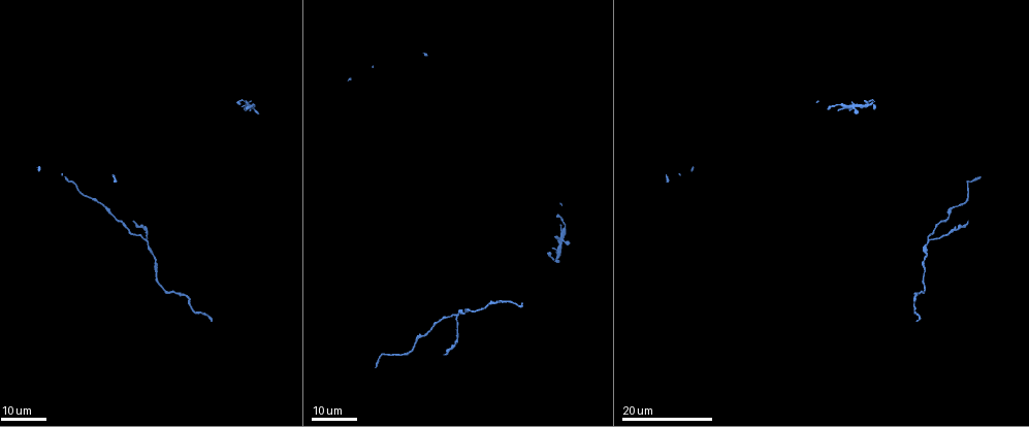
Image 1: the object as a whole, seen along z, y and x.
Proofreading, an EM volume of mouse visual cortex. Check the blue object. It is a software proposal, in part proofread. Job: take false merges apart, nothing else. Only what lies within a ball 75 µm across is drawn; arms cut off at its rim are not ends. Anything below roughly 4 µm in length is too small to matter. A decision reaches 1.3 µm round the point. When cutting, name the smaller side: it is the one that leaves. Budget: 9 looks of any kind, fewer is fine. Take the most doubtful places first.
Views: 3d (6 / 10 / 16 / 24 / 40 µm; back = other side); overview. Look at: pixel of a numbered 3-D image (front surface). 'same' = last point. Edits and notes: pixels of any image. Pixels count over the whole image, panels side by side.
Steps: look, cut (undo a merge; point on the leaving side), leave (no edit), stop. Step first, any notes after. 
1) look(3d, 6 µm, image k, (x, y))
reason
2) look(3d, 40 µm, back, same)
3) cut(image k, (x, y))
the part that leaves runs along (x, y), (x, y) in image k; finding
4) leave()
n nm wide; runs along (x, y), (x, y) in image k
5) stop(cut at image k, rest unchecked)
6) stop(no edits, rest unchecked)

look(3d, 16 µm, image 1, (145, 240))
side arm on a straight run

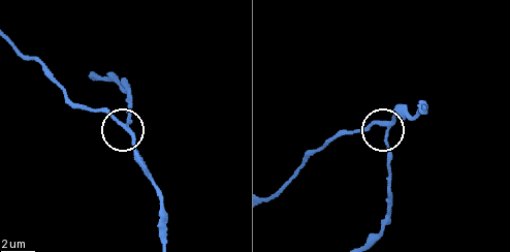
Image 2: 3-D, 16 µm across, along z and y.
look(3d, 6 µm, image 2, (125, 124))

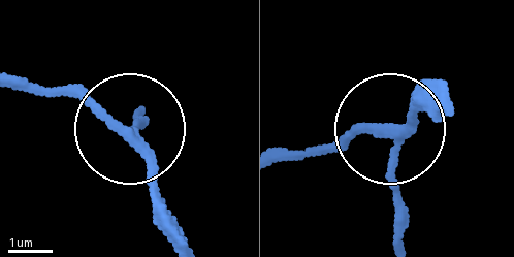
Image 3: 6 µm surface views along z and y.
leave()
side arm 30 µm; all the same cell

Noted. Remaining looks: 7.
look(3d, 24 µm, image 1, (914, 298))
thick turns thin

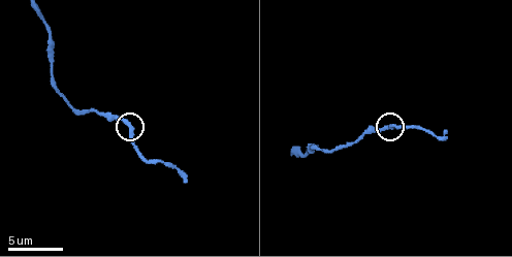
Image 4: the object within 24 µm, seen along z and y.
look(3d, 10 µm, image 4, (128, 124))
closer look

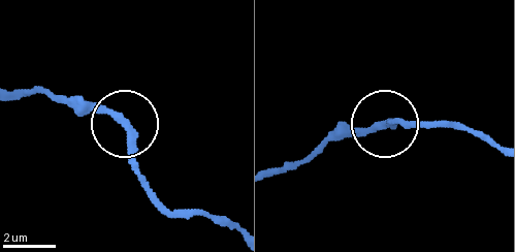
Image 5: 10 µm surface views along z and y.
leave()
runs along (274, 170), (300, 165), (333, 139), (399, 124) in image 5; one cell here

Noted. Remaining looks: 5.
look(3d, 24 µm, image 1, (400, 356))
thick turns thin

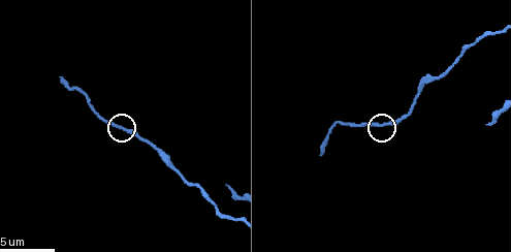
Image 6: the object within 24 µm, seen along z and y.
look(3d, 10 µm, image 6, (127, 129))

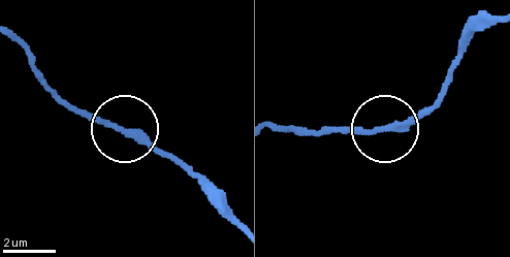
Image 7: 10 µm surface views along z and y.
leave()
all the same cell

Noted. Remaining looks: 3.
look(3d, 6 µm, image 4, (322, 149))
narrows sharply

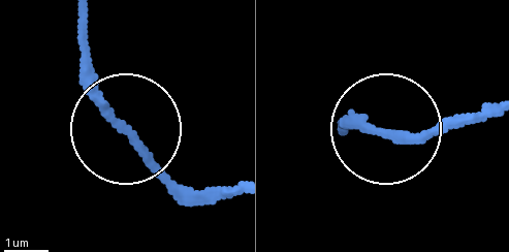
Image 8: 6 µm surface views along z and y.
leave()
all the same cell

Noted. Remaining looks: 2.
stop(no edits, rest unchecked)

